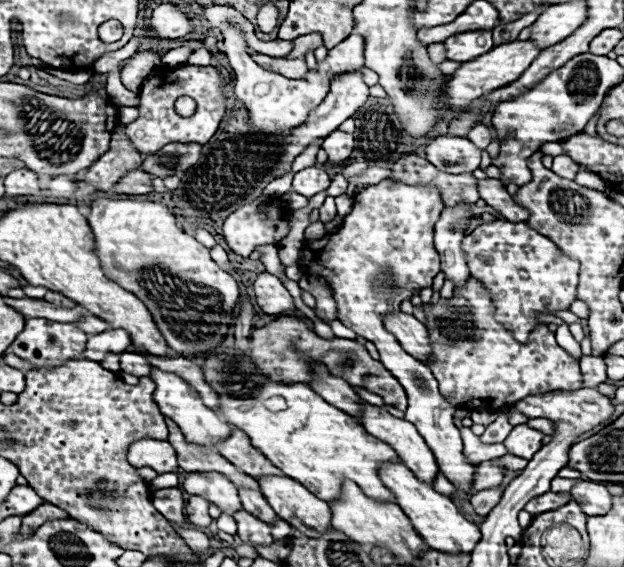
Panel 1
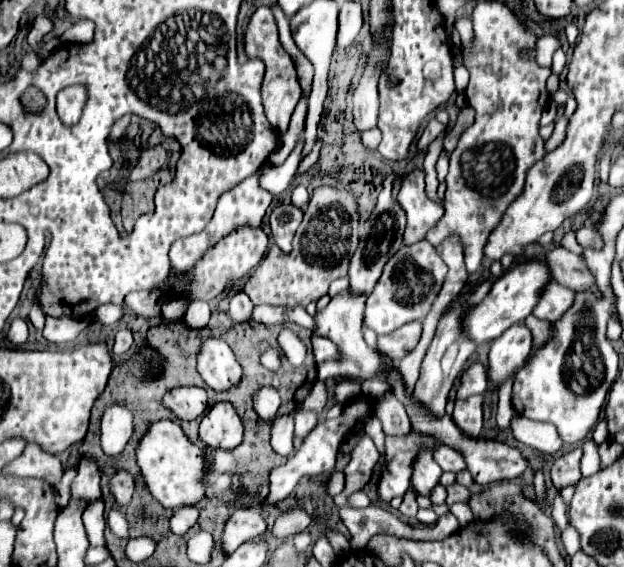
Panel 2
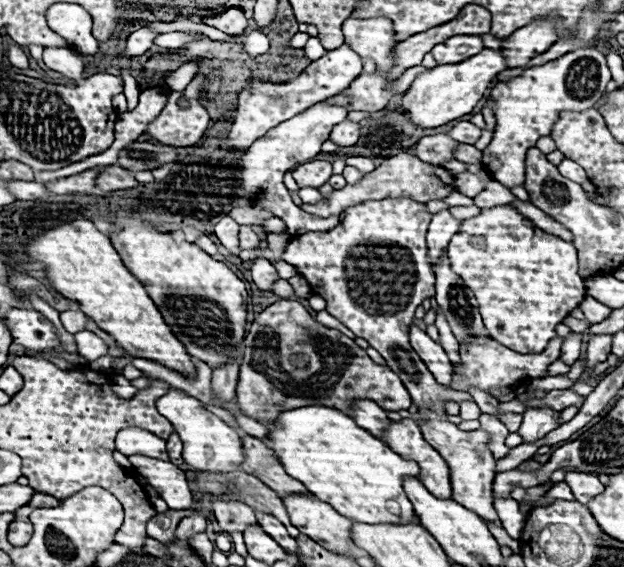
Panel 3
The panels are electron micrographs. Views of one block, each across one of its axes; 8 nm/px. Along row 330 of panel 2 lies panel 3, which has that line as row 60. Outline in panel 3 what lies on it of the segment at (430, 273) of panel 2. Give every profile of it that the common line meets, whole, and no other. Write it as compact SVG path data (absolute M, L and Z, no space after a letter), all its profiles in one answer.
M348 18L342 26L346 44L352 46L362 58L372 58L378 66L378 70L386 72L392 68L392 50L396 46L394 42L394 30L388 18Z

